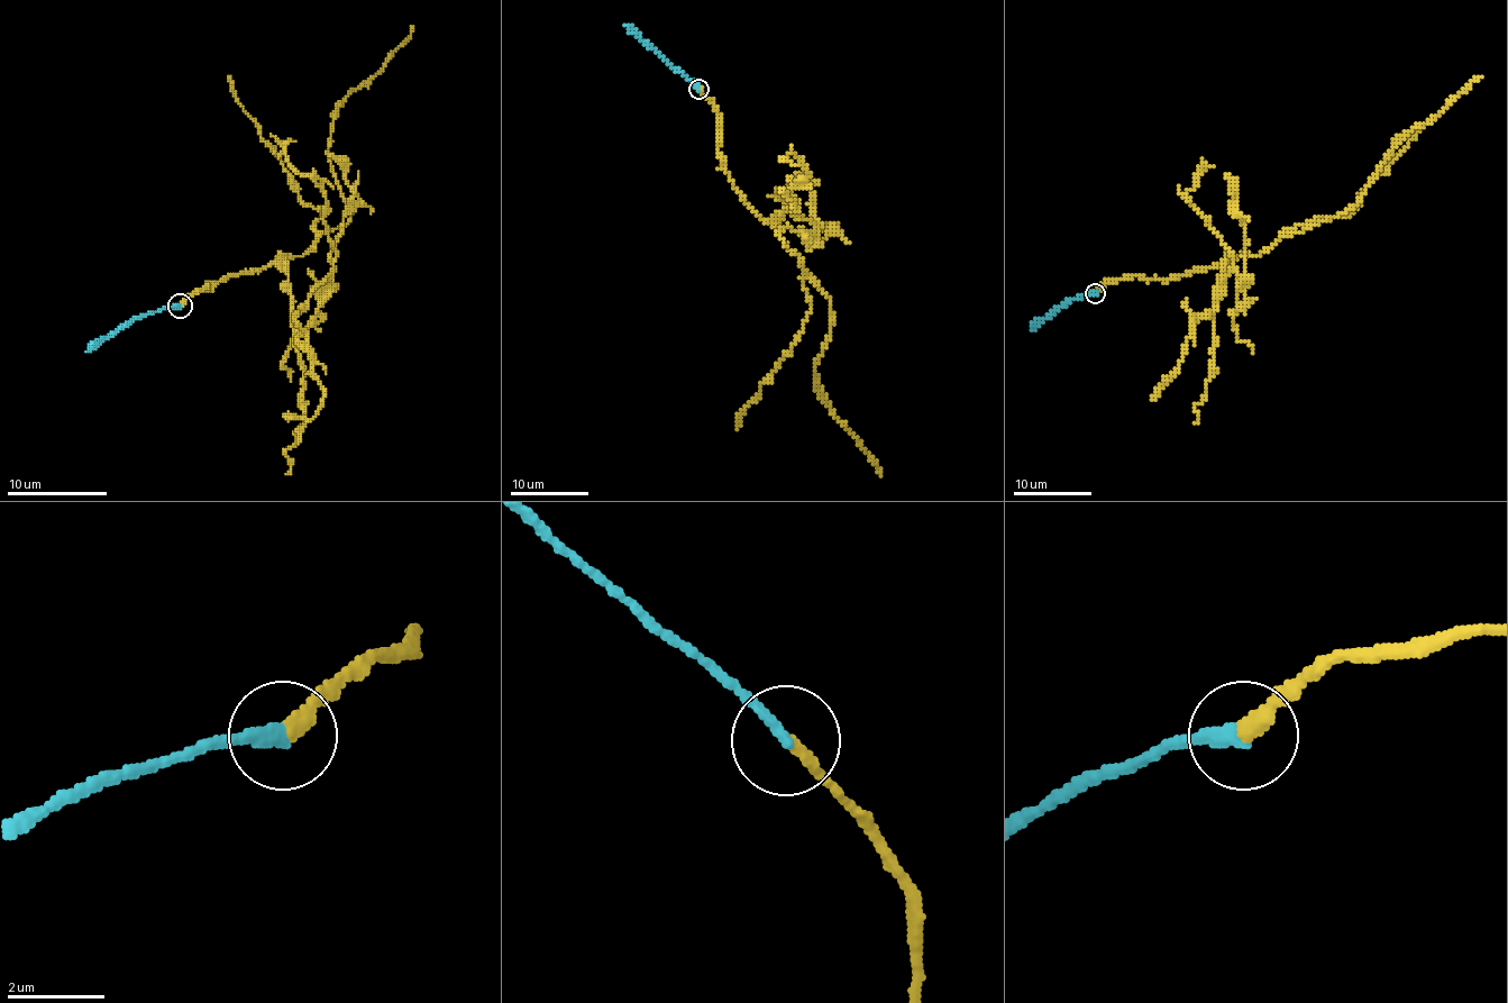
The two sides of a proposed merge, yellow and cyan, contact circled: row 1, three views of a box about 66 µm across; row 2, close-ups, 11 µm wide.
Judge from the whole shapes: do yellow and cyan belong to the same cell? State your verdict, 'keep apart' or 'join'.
keep apart

